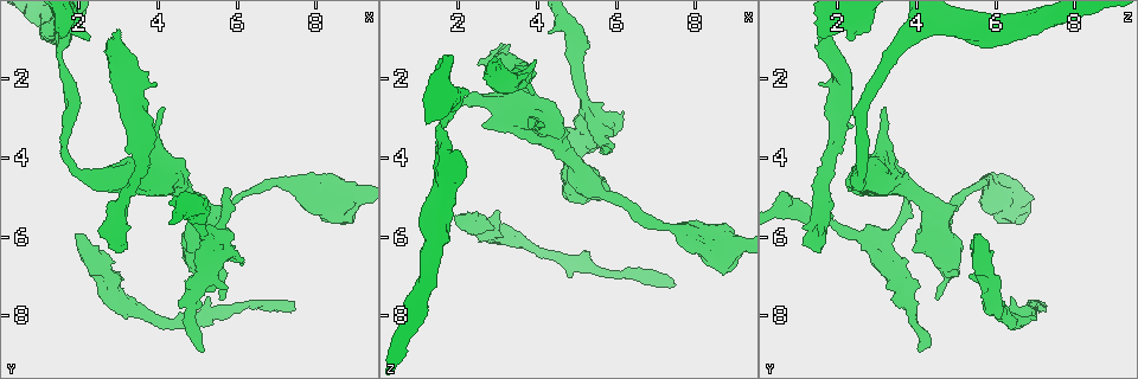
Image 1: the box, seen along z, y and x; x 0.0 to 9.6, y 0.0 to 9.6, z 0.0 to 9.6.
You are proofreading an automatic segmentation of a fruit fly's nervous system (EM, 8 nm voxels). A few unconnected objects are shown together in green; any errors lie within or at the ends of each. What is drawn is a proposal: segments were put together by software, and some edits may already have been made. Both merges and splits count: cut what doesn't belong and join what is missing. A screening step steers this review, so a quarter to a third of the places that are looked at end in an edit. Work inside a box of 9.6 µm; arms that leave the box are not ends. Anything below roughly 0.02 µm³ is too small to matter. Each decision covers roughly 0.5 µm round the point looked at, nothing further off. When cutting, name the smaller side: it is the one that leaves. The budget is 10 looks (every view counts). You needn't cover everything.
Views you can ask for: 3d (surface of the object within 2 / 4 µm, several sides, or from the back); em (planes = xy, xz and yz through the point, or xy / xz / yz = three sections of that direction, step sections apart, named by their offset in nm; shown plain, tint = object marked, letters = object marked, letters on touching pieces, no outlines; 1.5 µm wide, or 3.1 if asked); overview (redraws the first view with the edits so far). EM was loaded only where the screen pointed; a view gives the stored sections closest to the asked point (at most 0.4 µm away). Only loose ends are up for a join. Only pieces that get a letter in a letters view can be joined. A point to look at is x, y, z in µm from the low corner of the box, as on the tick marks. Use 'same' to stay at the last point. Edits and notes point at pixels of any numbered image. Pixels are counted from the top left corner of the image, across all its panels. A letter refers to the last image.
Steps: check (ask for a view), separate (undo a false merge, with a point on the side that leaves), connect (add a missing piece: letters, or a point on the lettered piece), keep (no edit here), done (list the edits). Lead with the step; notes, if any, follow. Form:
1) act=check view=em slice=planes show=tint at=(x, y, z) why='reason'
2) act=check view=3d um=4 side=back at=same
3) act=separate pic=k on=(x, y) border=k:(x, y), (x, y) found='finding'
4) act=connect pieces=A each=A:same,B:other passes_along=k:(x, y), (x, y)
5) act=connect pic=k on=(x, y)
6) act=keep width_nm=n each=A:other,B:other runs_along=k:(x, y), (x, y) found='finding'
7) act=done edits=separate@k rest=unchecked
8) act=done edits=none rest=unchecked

act=check view=3d um=2 at=(7.45, 7.75, 7.25) why='branch stops here'

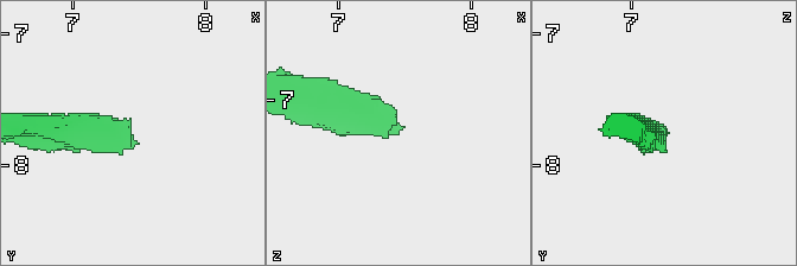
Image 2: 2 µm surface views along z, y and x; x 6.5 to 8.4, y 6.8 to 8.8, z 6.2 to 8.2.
act=check view=em slice=planes show=letters at=(7.46, 7.82, 7.20) why='shape alone is not enough'

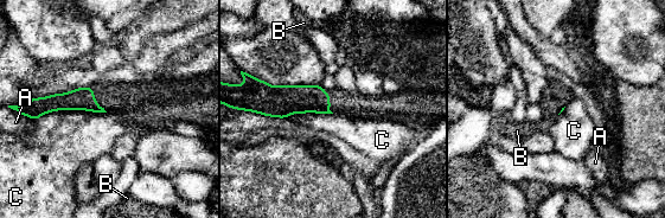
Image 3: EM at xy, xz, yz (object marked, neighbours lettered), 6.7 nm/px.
act=keep each=A:other,B:other,C:other runs_along=3:(34, 103), (87, 102), (98, 109) found='none of them fits'

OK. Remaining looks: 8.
act=check view=3d um=4 at=(1.95, 6.00, 5.50) why='thick end'

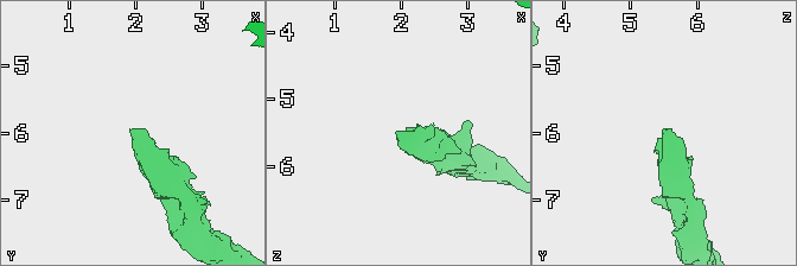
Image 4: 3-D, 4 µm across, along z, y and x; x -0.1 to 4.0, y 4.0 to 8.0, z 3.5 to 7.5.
act=check view=em slice=planes show=letters at=(1.90, 6.00, 5.50)

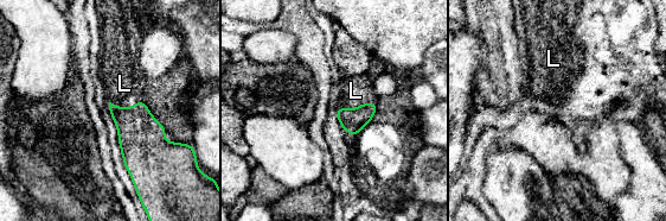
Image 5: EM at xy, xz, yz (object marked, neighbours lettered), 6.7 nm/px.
act=connect pieces=L each=L:same passes_along=5:(141, 137), (123, 107), (125, 83) found='the neuron continues'

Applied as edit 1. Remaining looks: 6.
act=check view=em slice=planes show=letters at=(3.50, 7.90, 6.05) why='sudden change in width'

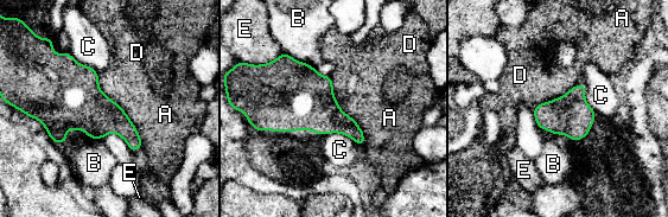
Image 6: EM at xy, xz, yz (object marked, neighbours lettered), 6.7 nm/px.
act=keep each=A:other,B:other,C:other,D:other,E:other found='continuous, no second neuron'

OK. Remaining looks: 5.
act=check view=3d um=2 at=(2.25, 1.00, 2.40) why='free end'

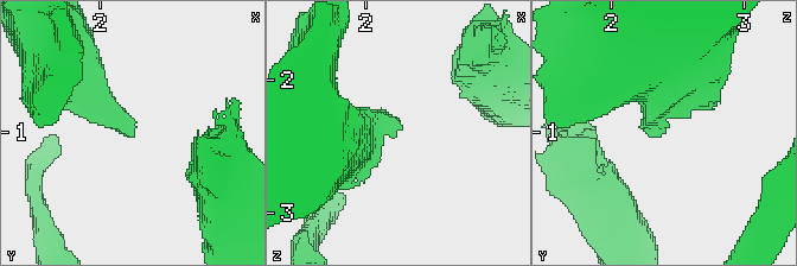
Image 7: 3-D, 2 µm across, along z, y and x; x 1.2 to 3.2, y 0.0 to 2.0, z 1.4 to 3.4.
act=check view=em slice=planes show=letters at=(2.22, 1.04, 2.38) why='now the EM'

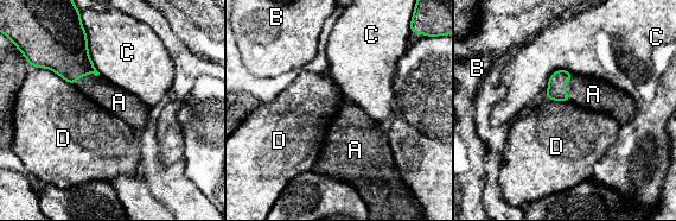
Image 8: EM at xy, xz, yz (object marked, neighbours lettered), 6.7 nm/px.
act=connect pieces=A longest_contact=C:260nm each=A:same,B:other,C:other,D:other passes_along=8:(555, 90), (562, 86), (593, 94) found='the neuron continues'

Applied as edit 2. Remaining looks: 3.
act=check view=overview why='redraw'

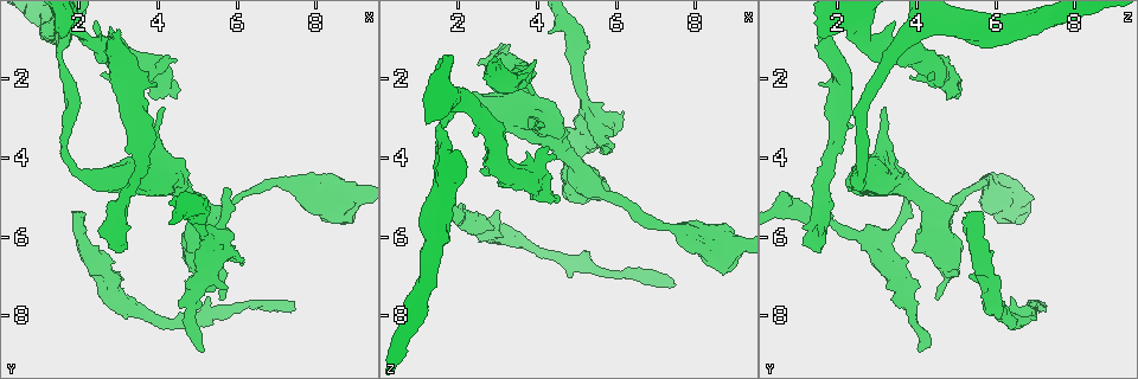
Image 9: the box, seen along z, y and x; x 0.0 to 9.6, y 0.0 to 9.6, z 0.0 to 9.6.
act=check view=em slice=planes show=letters at=(3.00, 1.80, 4.35) why='abrupt turn'

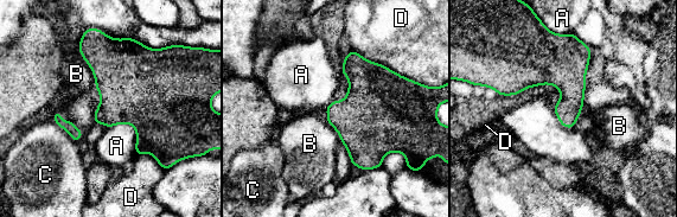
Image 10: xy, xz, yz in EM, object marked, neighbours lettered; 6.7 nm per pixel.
act=keep width_nm=180 each=A:other,B:other,C:other,D:other border=10:(109, 126), (134, 128), (135, 154) found='one neuron here'

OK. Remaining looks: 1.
act=done edits=connect@5,connect@8 rest=unchecked

